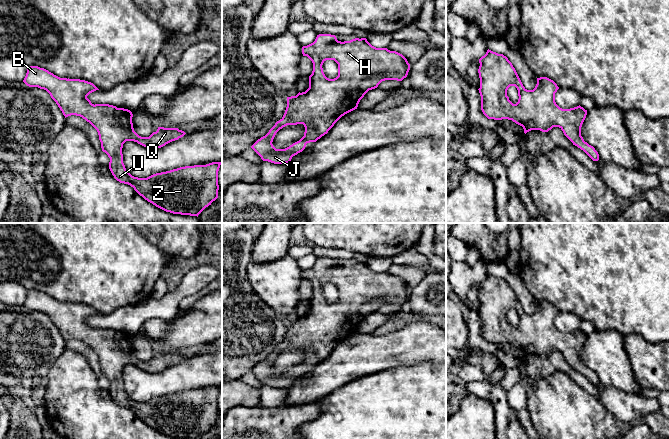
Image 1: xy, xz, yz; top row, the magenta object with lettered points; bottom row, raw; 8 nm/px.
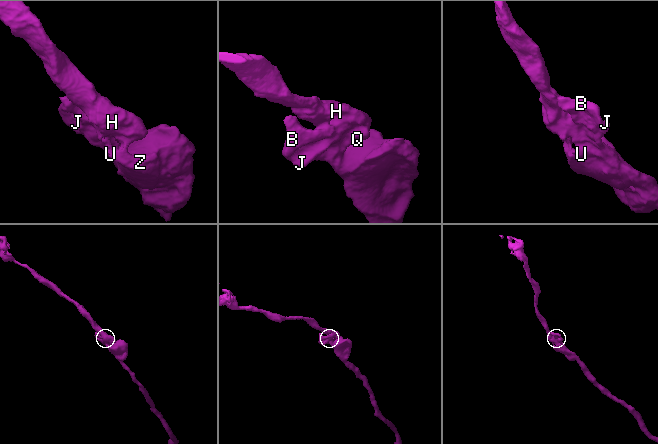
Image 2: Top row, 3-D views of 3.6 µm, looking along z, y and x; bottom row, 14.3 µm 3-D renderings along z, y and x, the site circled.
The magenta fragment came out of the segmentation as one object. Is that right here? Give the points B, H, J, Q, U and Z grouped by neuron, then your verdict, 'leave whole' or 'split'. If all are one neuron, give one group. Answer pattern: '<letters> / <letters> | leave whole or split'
B H J Q U Z | leave whole

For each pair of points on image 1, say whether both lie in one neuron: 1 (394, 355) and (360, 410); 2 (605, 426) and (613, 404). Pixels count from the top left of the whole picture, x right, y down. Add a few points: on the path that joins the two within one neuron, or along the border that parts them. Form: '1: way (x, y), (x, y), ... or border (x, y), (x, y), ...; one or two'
1: border (408, 365), (392, 366), (363, 377); two
2: border (596, 398), (618, 420), (625, 423); two

